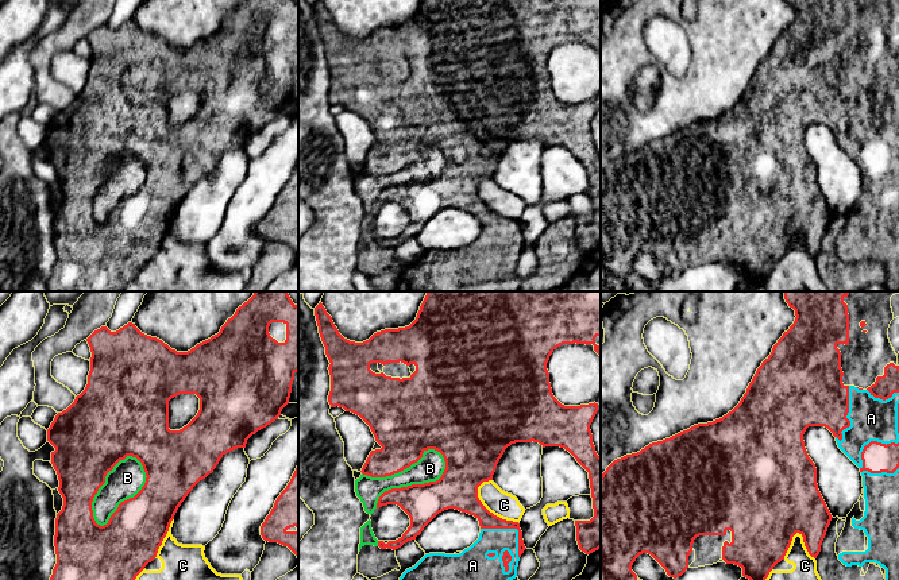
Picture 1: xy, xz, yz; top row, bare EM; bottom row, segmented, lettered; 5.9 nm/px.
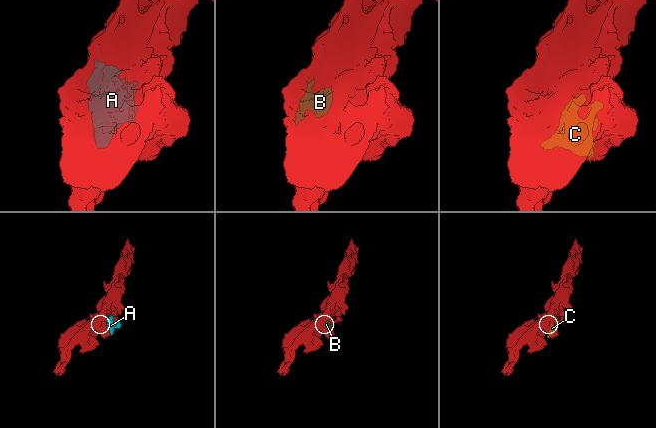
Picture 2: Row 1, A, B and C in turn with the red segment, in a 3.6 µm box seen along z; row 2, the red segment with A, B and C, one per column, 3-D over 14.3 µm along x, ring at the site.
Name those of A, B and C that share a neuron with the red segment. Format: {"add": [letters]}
{"add": ["A"]}

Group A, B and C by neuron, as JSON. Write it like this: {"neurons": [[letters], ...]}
{"neurons": [["A"], ["B"], ["C"]]}

